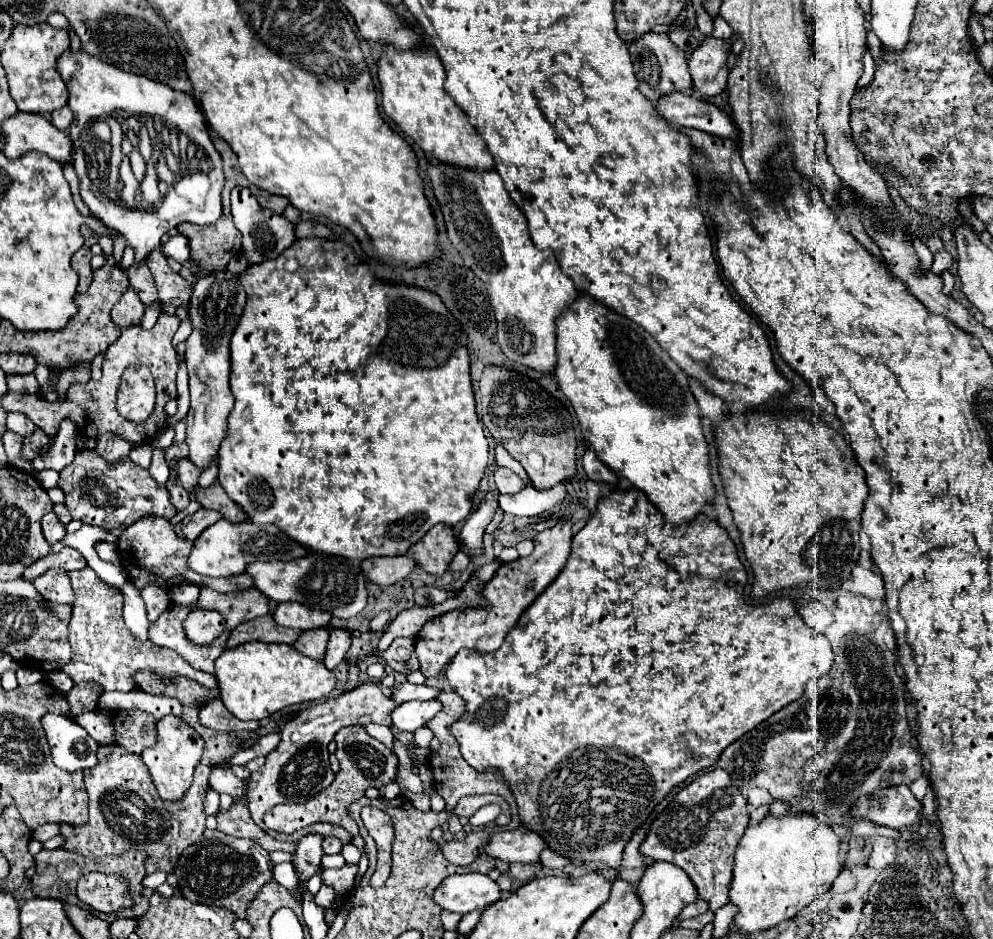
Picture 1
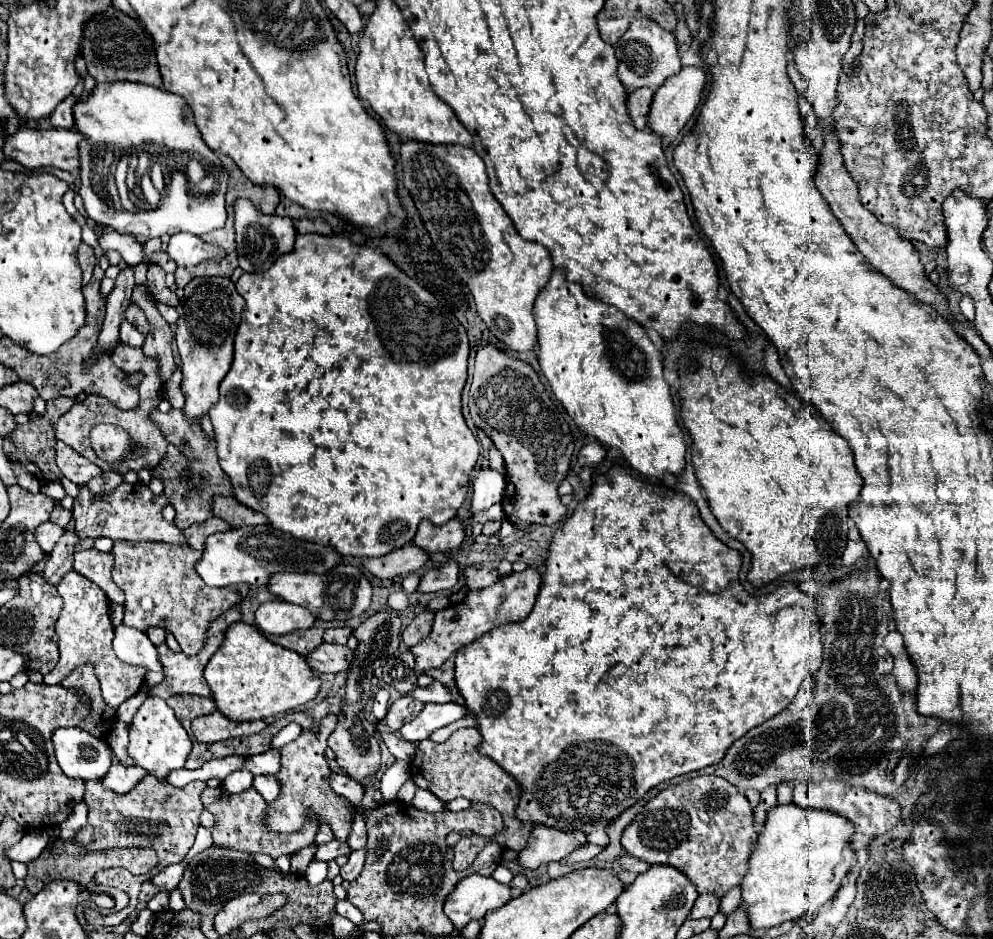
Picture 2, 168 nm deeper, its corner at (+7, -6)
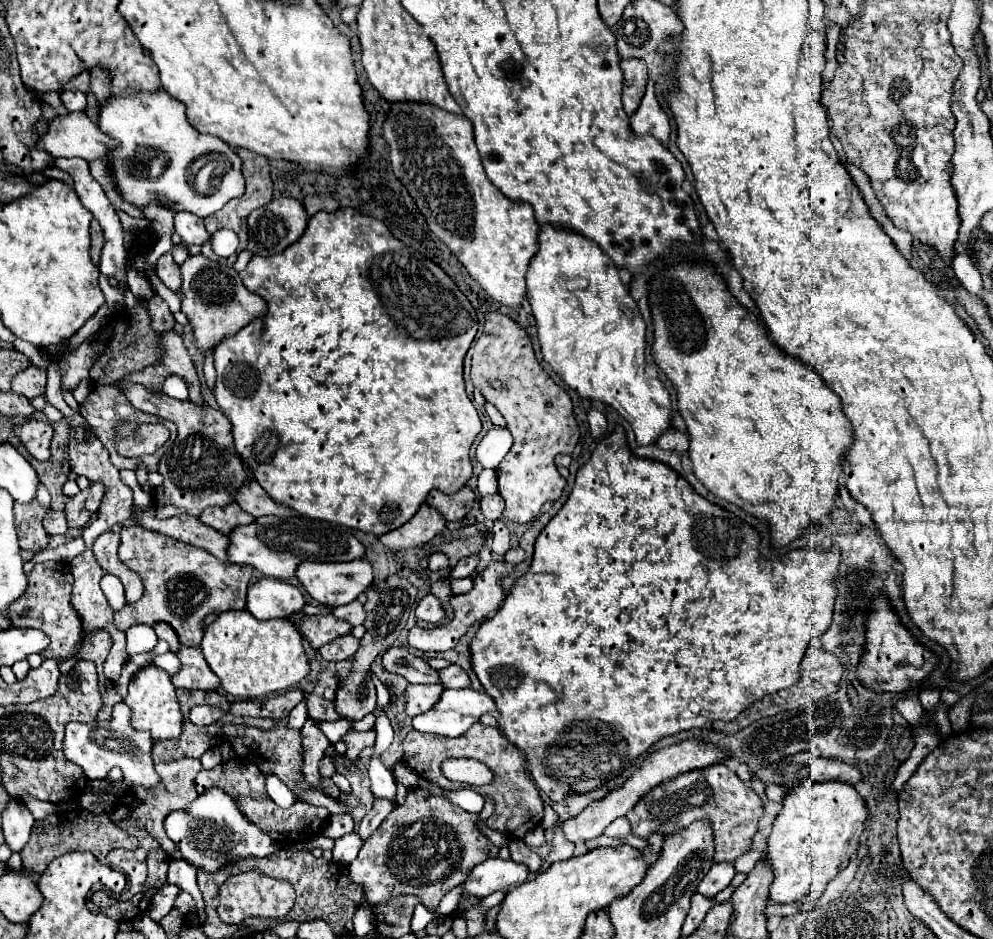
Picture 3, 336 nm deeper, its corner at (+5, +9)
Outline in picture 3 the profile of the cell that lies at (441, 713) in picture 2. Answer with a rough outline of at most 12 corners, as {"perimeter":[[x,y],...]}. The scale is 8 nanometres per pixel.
{"perimeter":[[444,690],[414,730],[458,738],[496,712],[486,692]]}

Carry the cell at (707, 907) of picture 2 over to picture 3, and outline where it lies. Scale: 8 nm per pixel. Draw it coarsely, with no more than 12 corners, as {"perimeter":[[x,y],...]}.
{"perimeter":[[716,862],[698,892],[714,898],[732,882],[734,864]]}

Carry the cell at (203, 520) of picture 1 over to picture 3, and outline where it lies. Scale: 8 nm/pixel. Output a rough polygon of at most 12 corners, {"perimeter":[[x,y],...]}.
{"perimeter":[[238,504],[208,508],[200,520],[222,534],[254,522]]}

